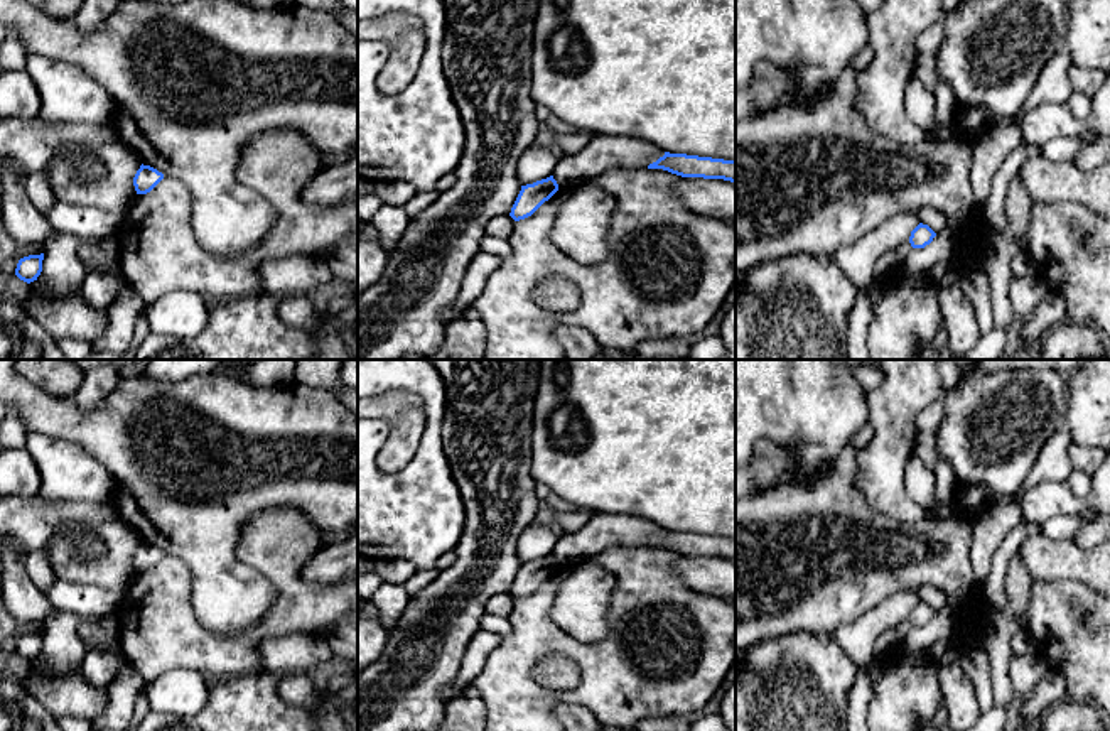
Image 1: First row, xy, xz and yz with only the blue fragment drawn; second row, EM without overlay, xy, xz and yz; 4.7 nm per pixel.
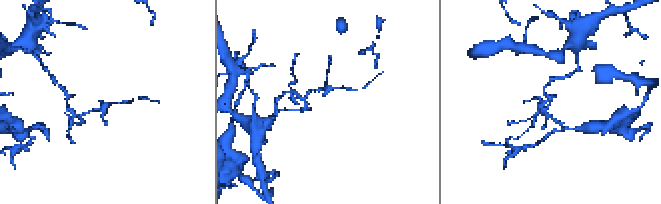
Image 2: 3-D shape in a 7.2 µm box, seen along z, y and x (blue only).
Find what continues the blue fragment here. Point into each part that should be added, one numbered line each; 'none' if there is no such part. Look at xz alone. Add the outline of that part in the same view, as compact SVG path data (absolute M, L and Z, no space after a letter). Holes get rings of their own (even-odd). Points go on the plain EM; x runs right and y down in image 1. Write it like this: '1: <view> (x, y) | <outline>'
none

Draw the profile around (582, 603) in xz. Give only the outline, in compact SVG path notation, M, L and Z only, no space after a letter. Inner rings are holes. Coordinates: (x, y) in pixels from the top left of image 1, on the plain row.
M592 560L558 567L560 579L550 616L580 643L597 643L607 631L607 616L619 579Z

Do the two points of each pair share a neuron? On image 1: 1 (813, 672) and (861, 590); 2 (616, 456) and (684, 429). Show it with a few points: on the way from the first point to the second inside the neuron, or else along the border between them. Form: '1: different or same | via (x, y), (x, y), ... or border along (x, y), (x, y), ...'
1: different | border along (830, 633), (790, 635)
2: same | via (633, 439), (643, 429), (667, 429)

